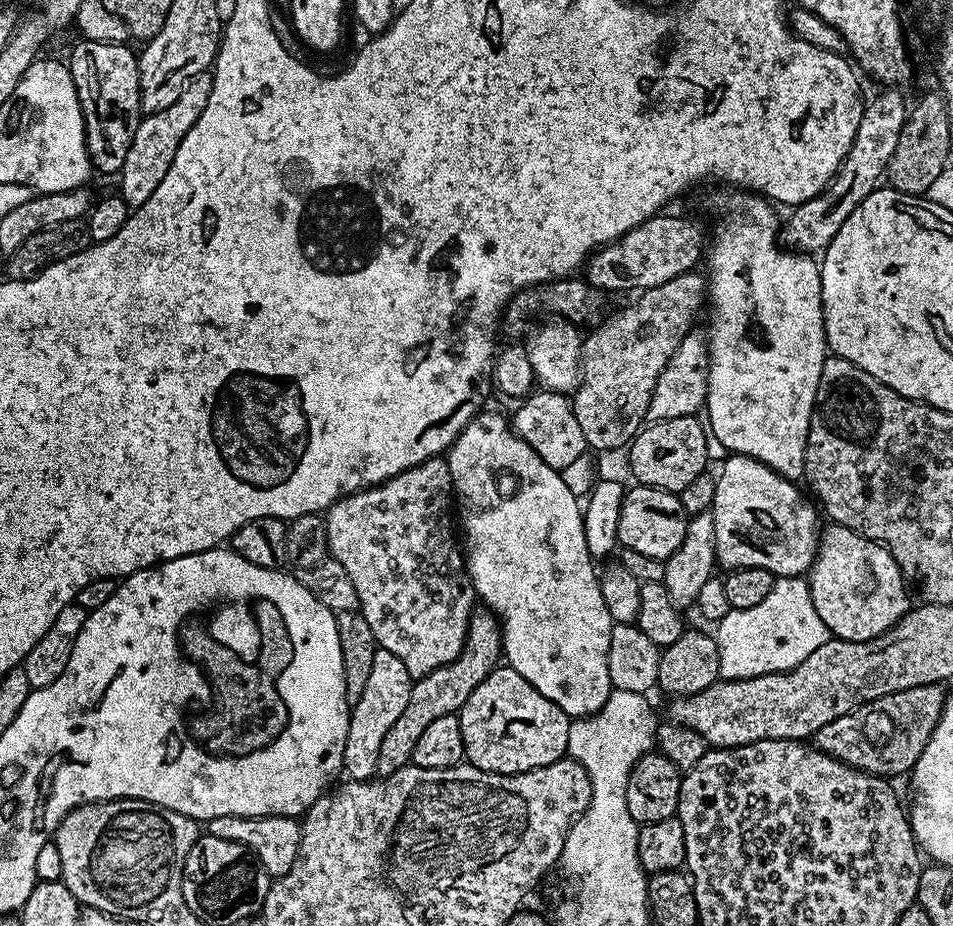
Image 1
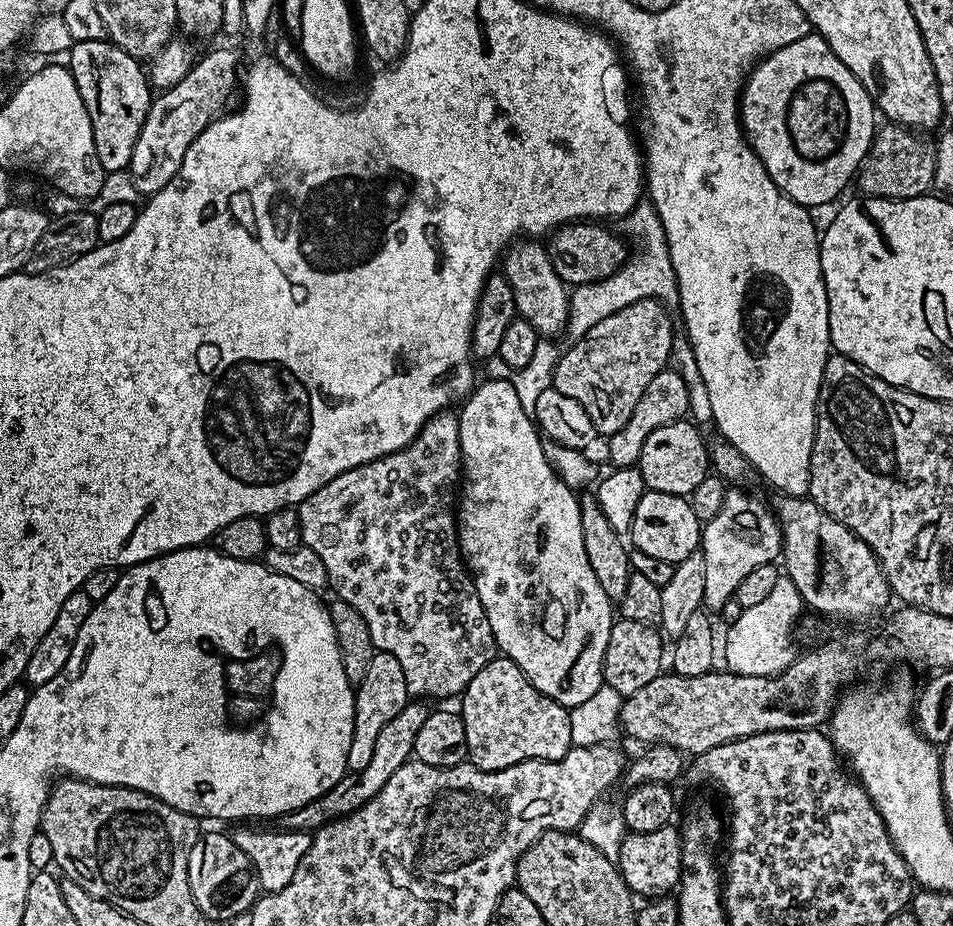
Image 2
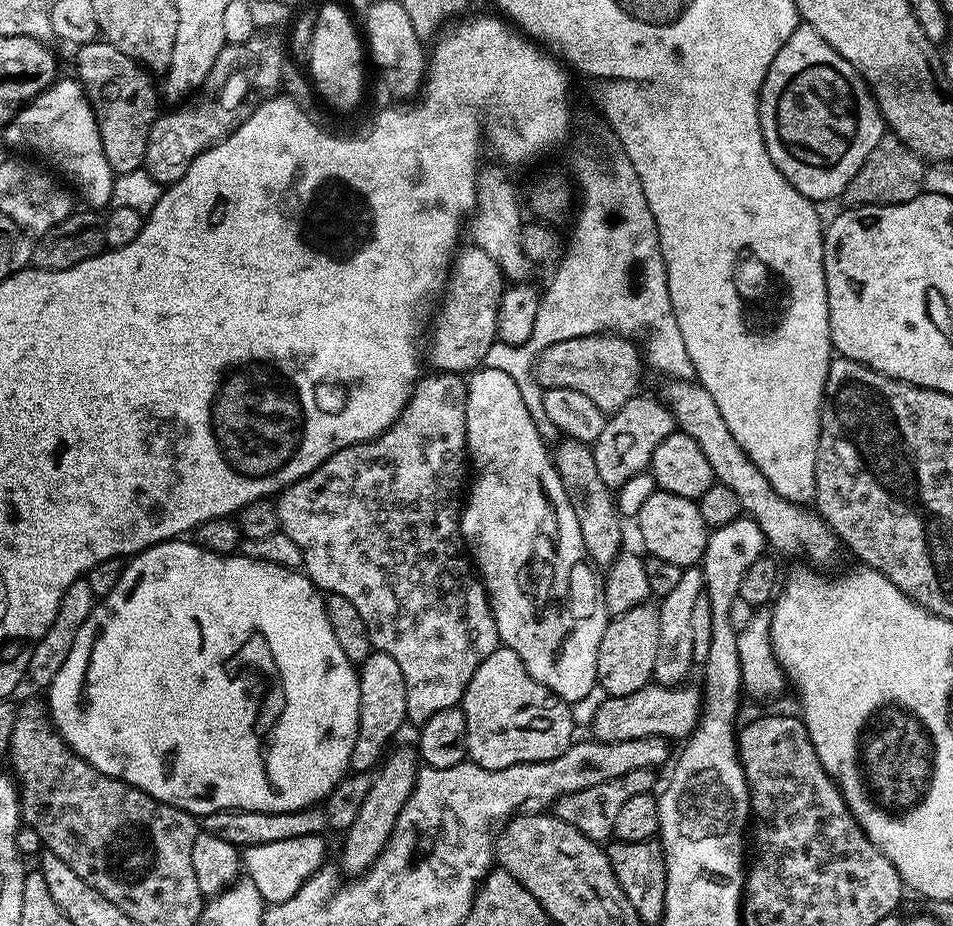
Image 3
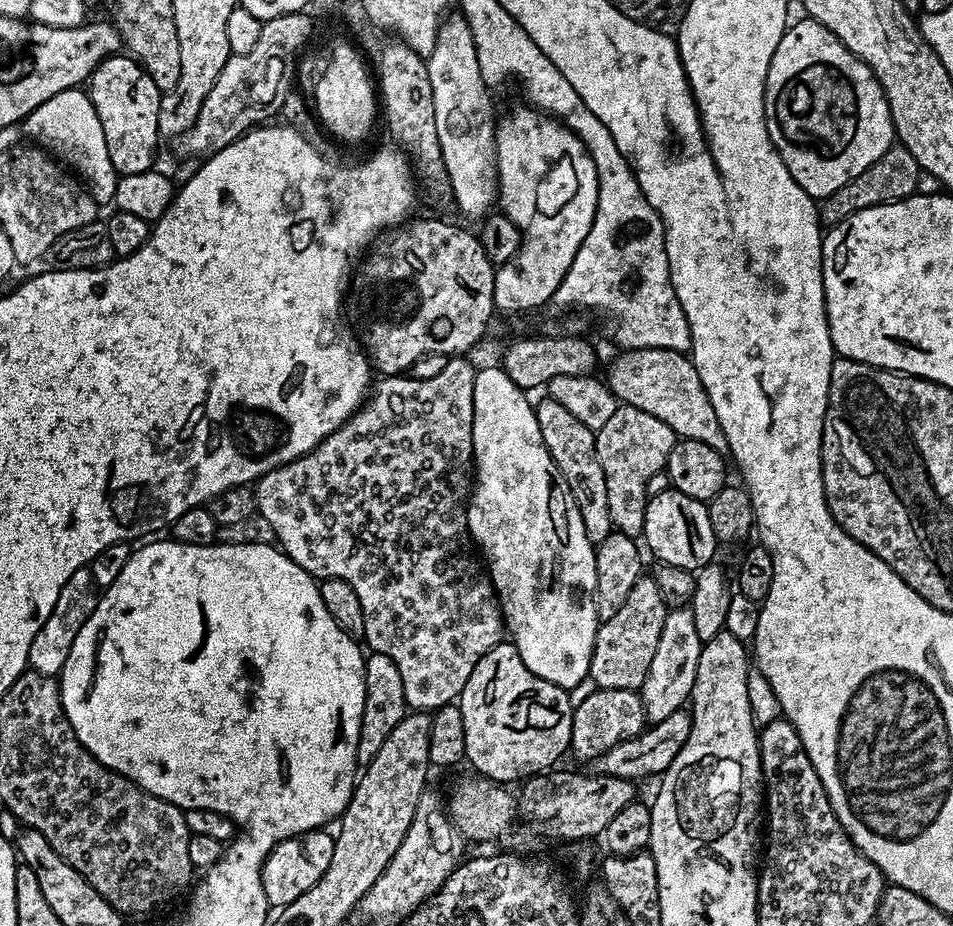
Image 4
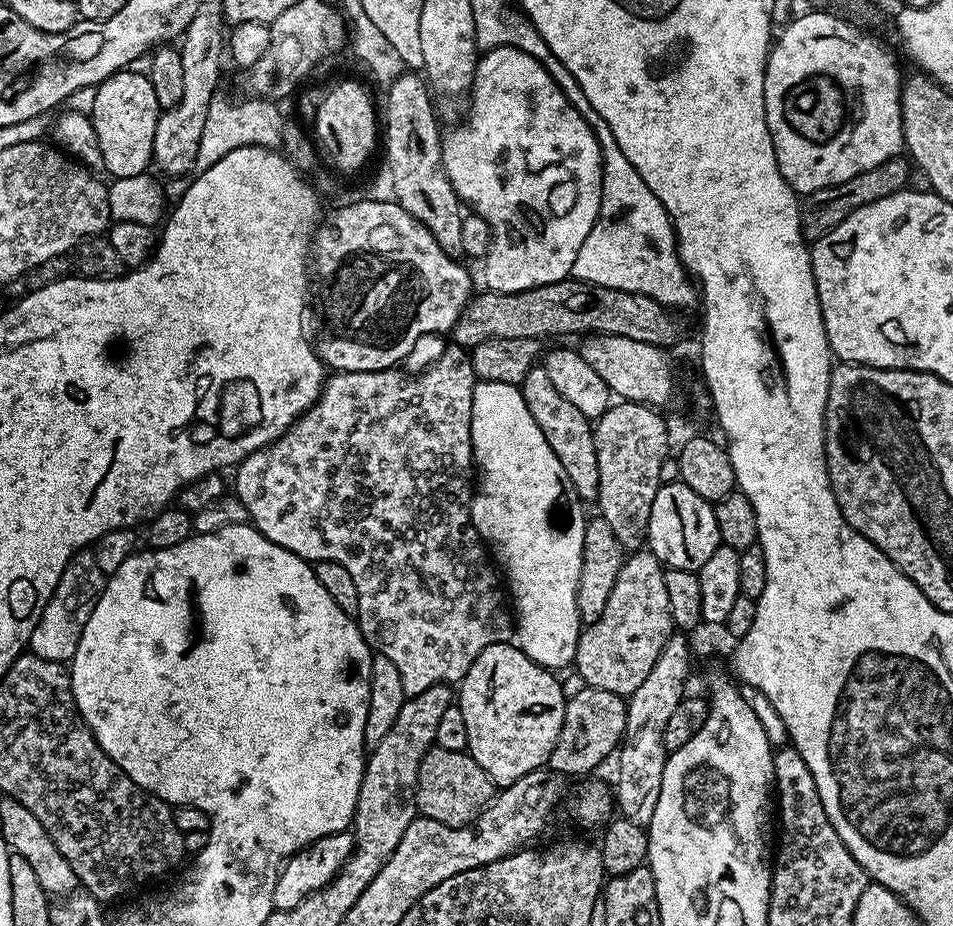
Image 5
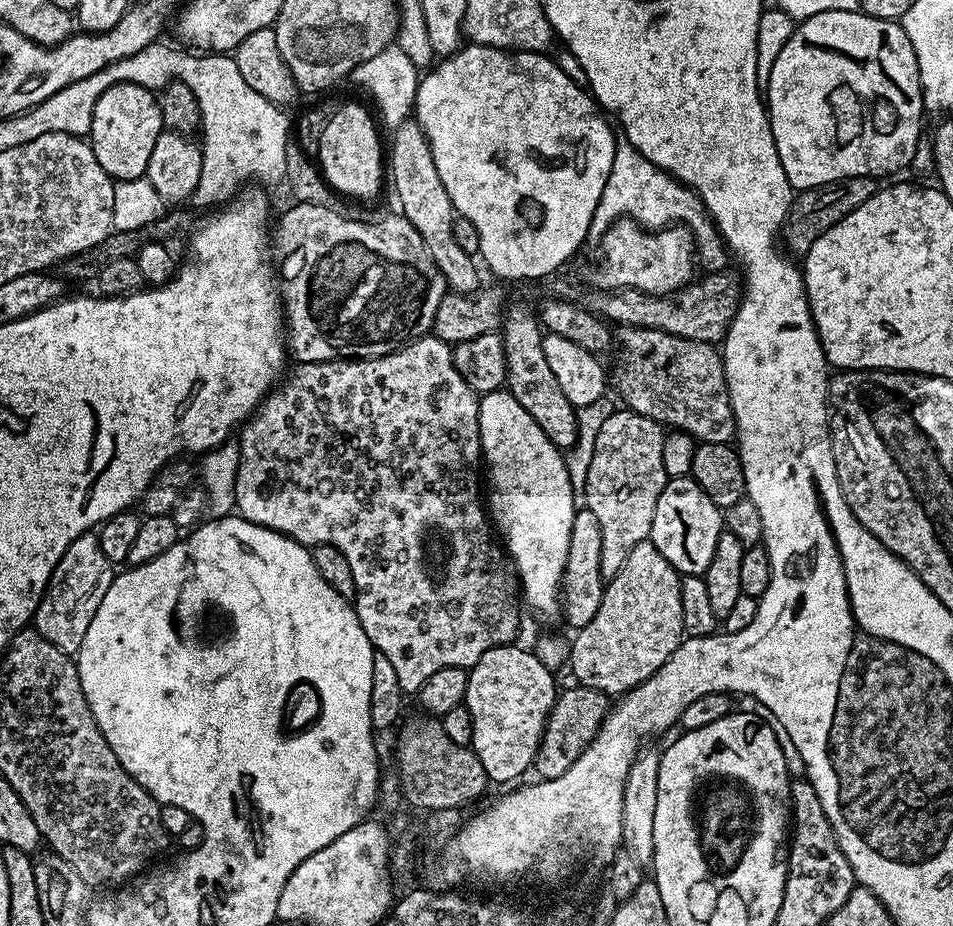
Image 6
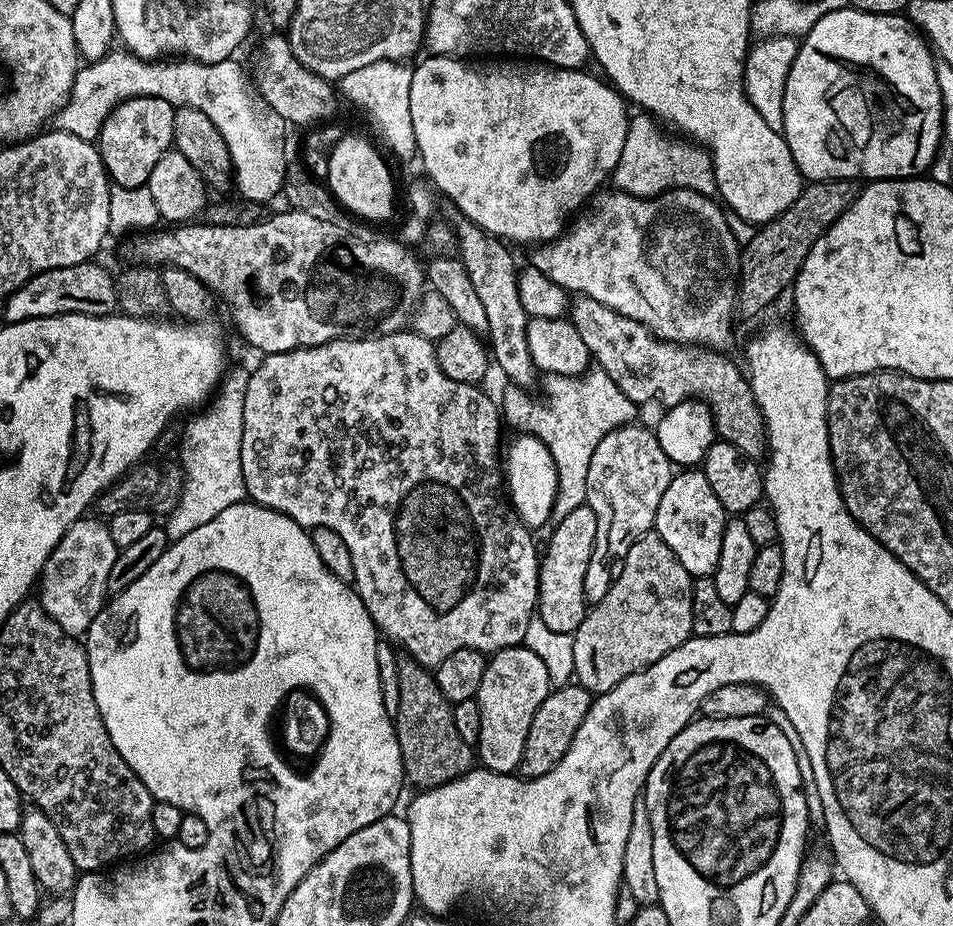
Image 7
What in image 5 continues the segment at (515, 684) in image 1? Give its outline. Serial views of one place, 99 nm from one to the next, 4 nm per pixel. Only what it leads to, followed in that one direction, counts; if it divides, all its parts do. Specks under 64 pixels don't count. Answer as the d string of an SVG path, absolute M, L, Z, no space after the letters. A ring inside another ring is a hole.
M509 642L486 646L459 681L458 703L470 738L467 753L486 770L493 784L513 784L547 765L562 730L566 703L561 681L552 676L555 675L549 669L535 664L515 643Z

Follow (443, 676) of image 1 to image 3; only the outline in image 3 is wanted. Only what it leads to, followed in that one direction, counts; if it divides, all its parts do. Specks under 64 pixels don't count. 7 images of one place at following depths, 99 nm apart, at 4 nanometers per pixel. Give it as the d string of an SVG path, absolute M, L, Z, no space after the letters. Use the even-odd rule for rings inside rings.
M348 774L336 785L333 792L324 800L293 812L259 812L258 810L242 810L227 808L211 812L203 817L202 828L214 838L222 838L222 842L230 842L241 850L254 846L266 846L266 842L286 842L290 838L306 838L307 836L324 836L328 832L343 833L358 818L358 810L362 810L362 802L366 802L366 794L370 794L372 776L368 774Z

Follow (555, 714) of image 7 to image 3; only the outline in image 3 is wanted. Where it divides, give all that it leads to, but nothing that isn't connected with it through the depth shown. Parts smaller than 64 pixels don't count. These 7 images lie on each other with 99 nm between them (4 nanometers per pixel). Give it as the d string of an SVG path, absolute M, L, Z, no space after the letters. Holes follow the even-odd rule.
M650 682L642 690L634 690L634 694L608 696L594 714L590 725L591 735L603 744L630 742L634 738L651 736L663 736L669 742L683 741L695 730L702 707L701 689L688 687L668 687Z

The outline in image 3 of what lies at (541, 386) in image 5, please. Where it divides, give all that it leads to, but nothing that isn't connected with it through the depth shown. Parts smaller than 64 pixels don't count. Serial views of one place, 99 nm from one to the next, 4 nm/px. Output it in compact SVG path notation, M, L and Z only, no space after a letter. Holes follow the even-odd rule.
M564 438L561 441L561 444L554 448L556 473L558 478L562 478L562 486L570 498L570 506L574 506L574 518L578 518L578 530L582 530L582 546L586 546L589 560L597 569L606 570L618 559L625 547L625 521L617 508L617 497L613 489L602 482L591 447L580 440Z

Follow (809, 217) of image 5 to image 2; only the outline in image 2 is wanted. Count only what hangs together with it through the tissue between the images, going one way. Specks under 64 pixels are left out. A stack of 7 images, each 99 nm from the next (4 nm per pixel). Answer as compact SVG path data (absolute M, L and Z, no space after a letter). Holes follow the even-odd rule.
M884 122L876 129L872 145L855 177L855 187L860 187L865 197L878 200L905 200L915 196L927 196L933 191L936 169L936 144L931 140L919 140L917 133L903 124Z

